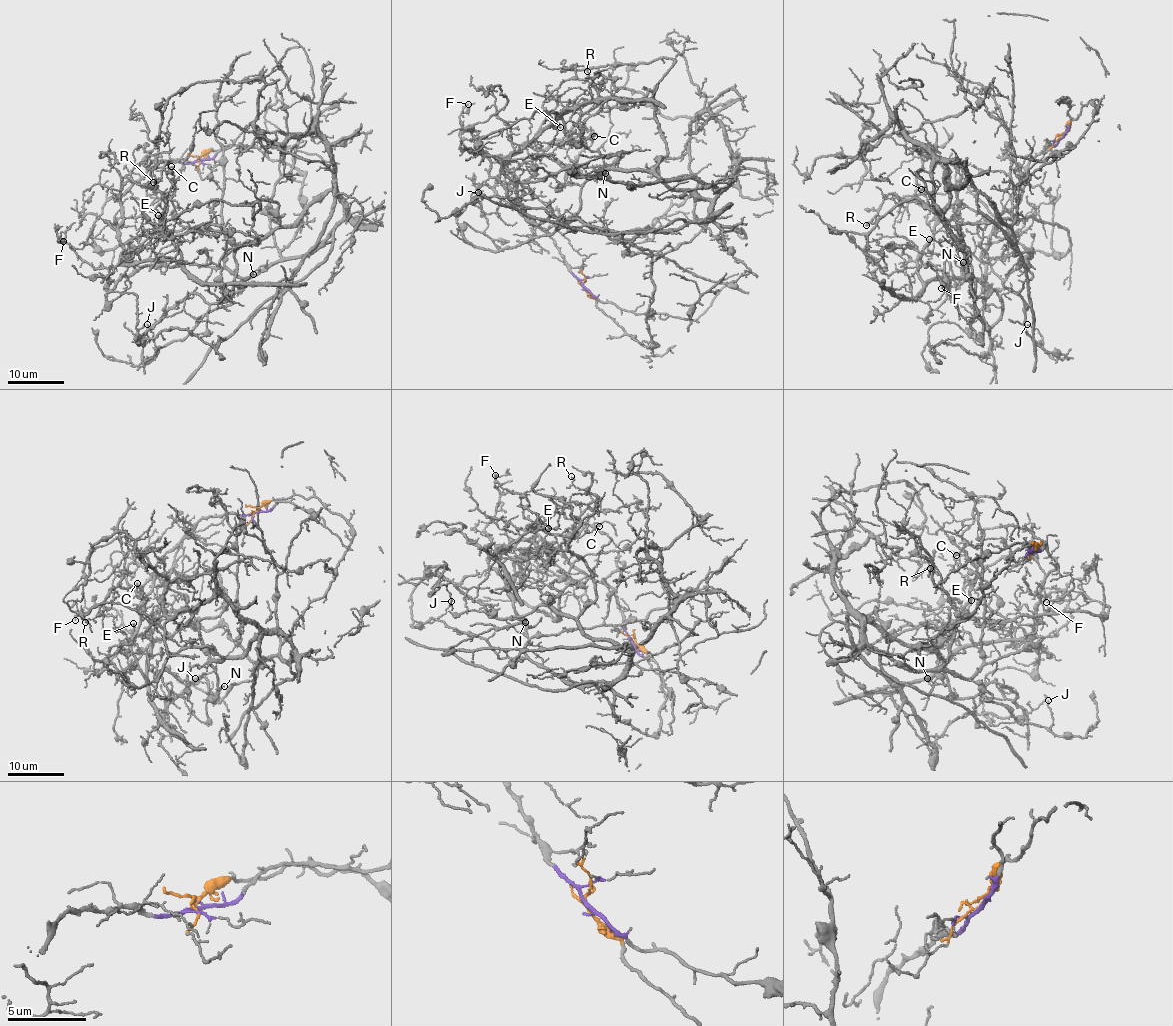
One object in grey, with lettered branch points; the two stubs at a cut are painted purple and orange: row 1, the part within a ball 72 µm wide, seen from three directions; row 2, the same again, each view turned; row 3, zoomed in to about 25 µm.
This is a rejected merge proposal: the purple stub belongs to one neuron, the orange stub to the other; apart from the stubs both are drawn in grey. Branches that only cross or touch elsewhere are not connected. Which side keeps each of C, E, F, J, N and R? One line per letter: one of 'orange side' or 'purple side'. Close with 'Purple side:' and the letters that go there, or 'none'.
C: purple side
E: purple side
F: purple side
J: orange side
N: orange side
R: purple side
Purple side: C, E, F, R

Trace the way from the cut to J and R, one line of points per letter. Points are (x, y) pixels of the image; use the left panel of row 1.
J: (199, 159), (234, 145), (282, 161), (304, 176), (308, 212), (279, 260), (184, 337), (155, 349), (147, 323)
R: (199, 159), (157, 160), (119, 194), (125, 255), (180, 261), (164, 198), (148, 187), (163, 160), (153, 182)

